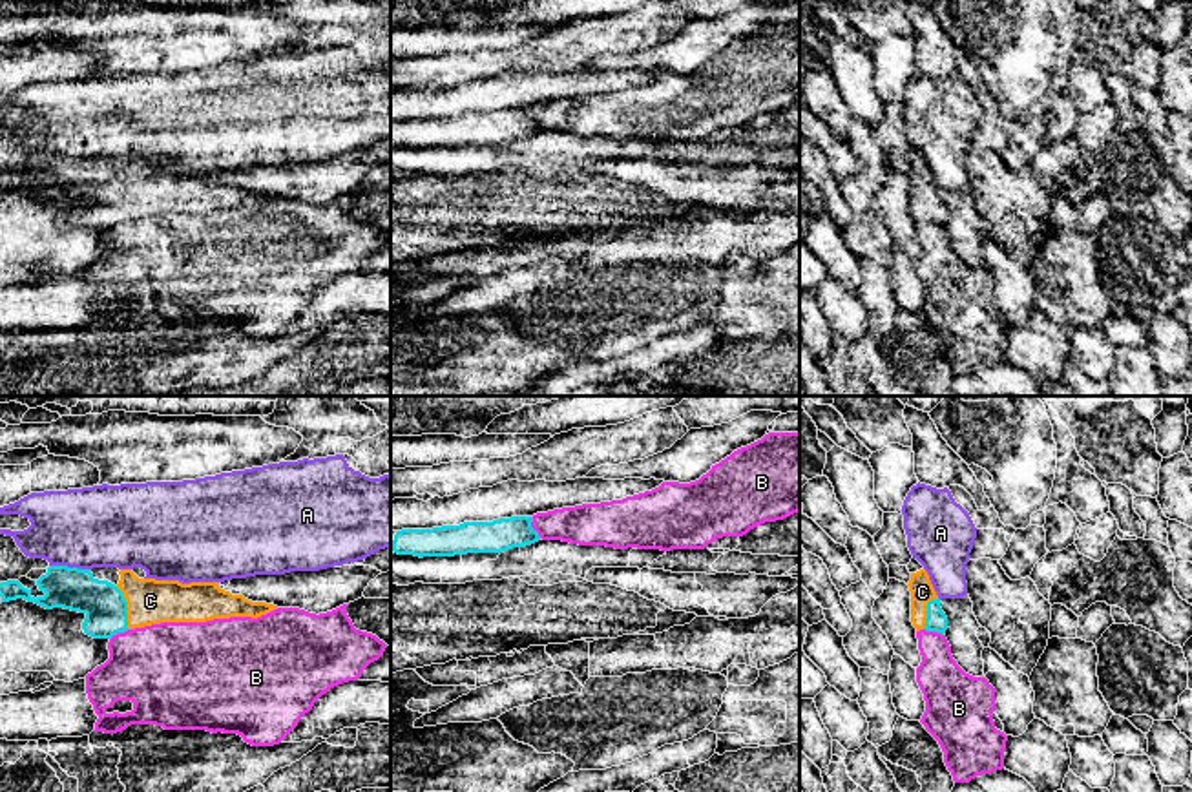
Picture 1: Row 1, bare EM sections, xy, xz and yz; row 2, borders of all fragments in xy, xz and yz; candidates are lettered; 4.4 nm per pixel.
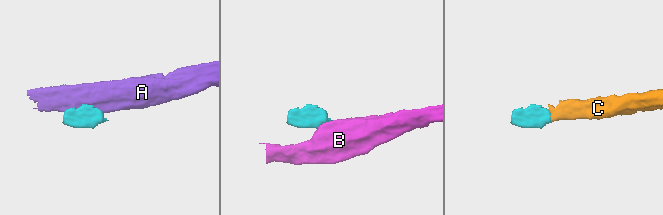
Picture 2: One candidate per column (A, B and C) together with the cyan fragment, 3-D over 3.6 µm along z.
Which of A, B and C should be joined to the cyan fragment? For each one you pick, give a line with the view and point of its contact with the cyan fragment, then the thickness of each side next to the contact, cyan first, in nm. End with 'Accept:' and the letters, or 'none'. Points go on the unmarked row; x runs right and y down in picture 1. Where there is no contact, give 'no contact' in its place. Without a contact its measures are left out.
C: xy (126, 199) | 190/200 nm
Accept: C

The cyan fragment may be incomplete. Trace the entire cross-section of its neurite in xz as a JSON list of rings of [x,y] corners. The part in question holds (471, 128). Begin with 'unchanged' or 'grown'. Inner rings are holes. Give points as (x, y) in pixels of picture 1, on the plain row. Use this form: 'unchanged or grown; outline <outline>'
unchanged; outline [[[511,108],[493,113],[464,113],[433,120],[396,122],[391,142],[414,148],[455,148],[467,144],[502,144],[540,131],[531,119],[533,108]]]

